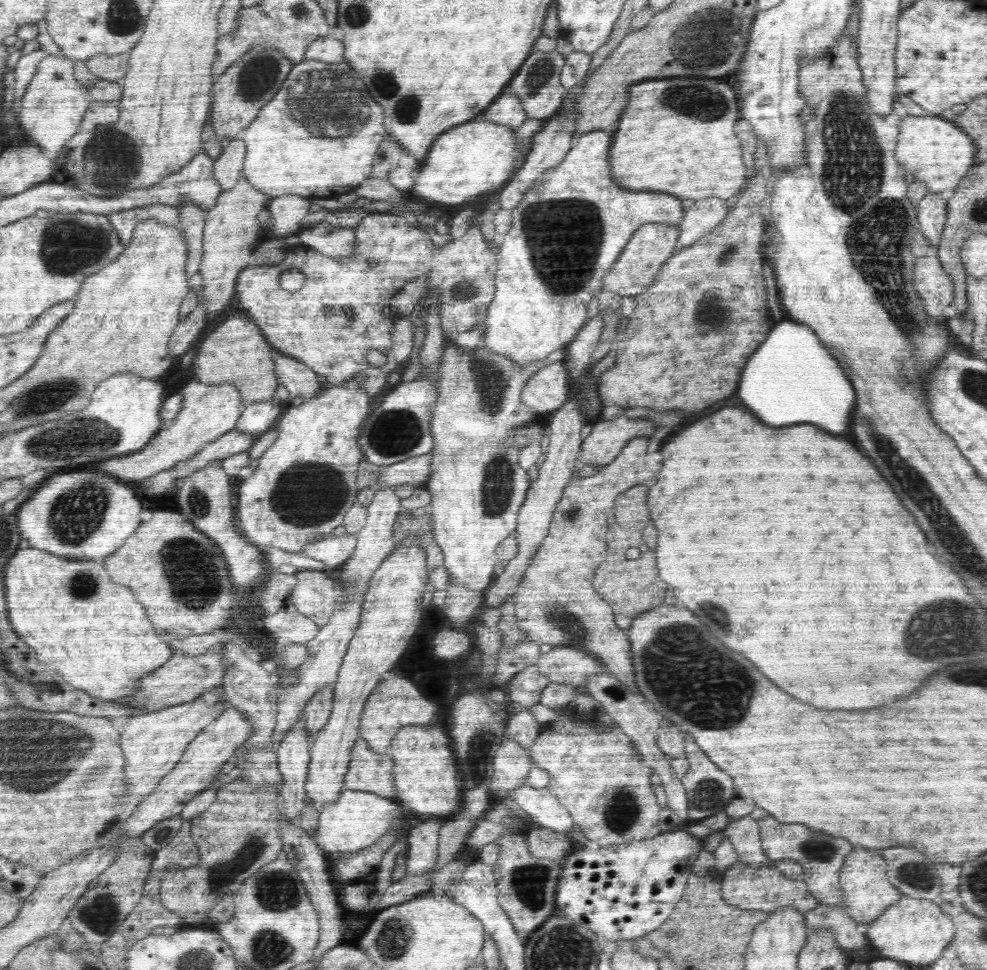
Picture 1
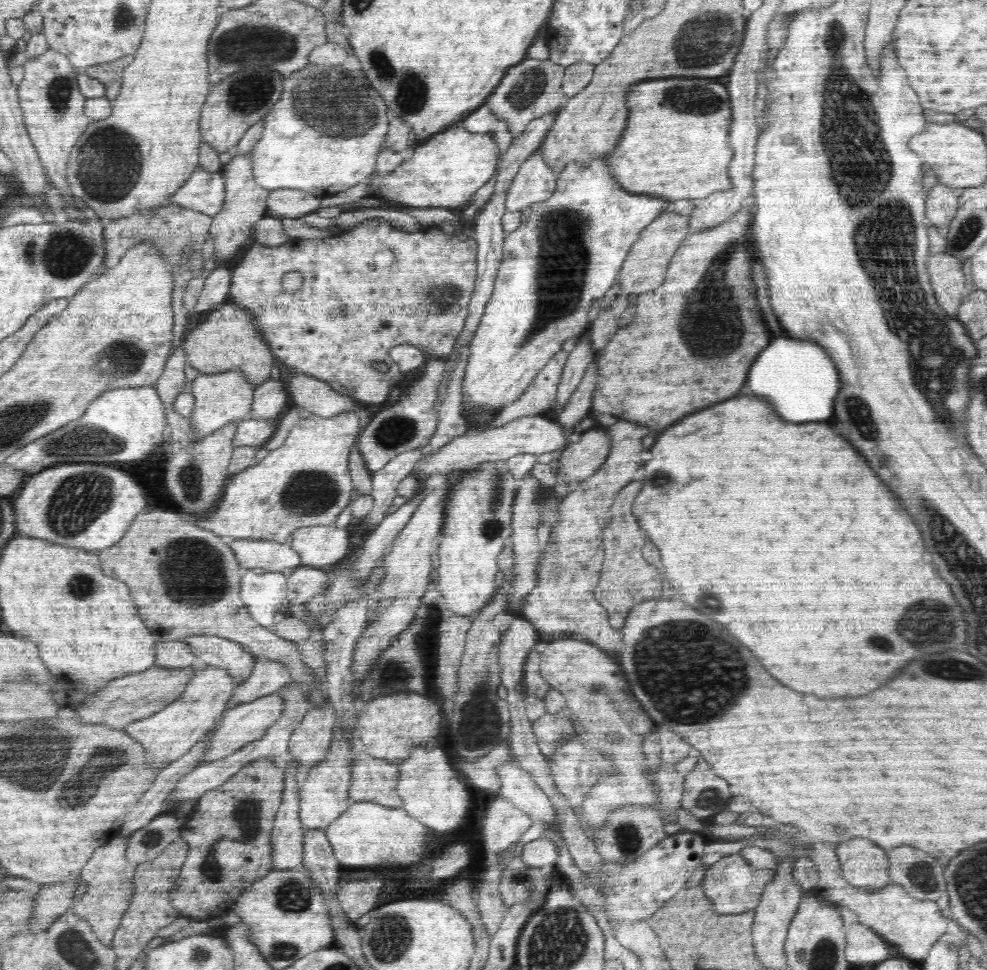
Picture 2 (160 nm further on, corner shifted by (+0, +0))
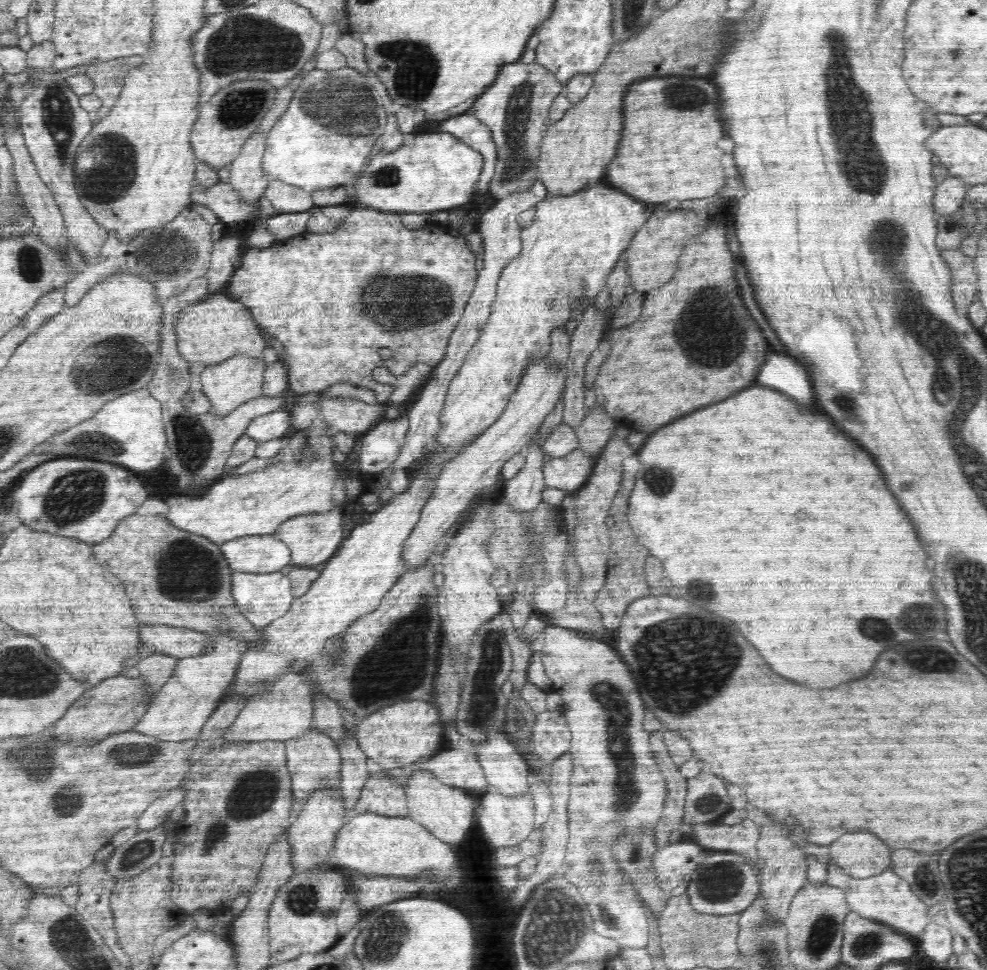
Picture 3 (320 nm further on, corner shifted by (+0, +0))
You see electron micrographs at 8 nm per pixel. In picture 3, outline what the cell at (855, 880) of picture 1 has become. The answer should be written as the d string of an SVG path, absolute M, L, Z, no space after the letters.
M870 832L844 834L827 847L832 864L852 878L872 878L892 867L892 849Z

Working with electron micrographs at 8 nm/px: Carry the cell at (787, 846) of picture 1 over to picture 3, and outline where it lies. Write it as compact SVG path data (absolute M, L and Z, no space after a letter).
M830 861L827 862L827 870L826 884L842 890L850 910L857 912L862 918L886 924L893 931L916 942L926 930L928 923L935 919L928 914L929 906L912 893L911 887L898 874L895 874L892 868L884 870L878 876L864 879L852 878Z

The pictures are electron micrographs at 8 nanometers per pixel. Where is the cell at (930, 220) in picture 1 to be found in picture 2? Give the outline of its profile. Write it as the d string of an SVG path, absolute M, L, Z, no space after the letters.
M938 184L926 194L926 226L947 229L958 210L959 190Z

